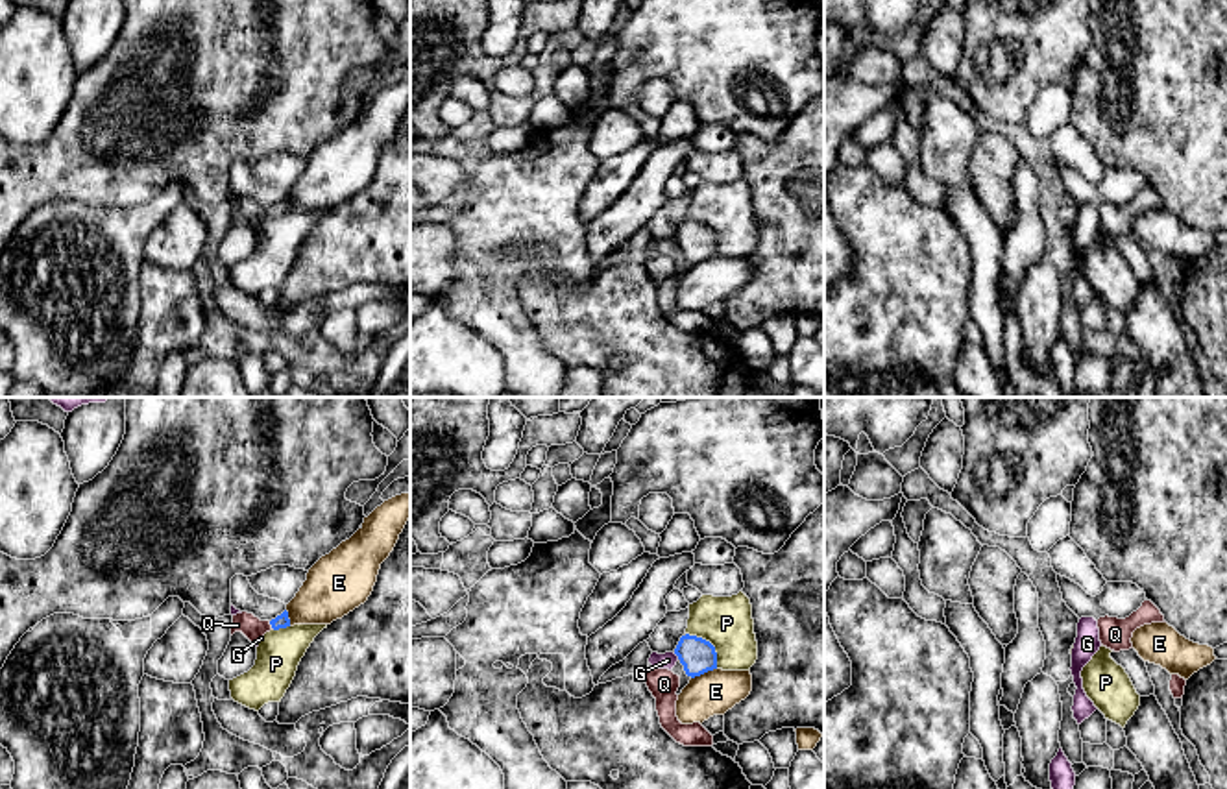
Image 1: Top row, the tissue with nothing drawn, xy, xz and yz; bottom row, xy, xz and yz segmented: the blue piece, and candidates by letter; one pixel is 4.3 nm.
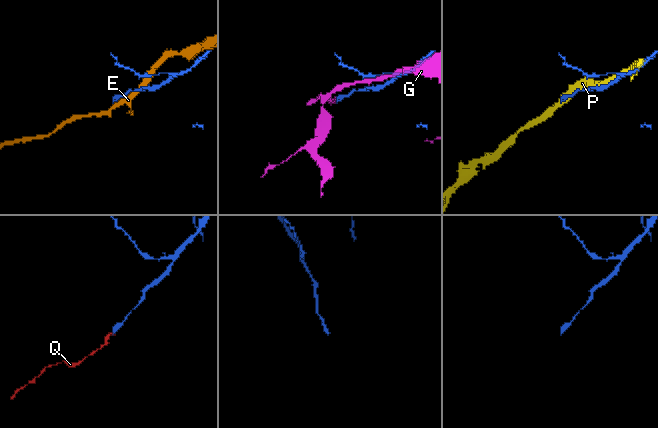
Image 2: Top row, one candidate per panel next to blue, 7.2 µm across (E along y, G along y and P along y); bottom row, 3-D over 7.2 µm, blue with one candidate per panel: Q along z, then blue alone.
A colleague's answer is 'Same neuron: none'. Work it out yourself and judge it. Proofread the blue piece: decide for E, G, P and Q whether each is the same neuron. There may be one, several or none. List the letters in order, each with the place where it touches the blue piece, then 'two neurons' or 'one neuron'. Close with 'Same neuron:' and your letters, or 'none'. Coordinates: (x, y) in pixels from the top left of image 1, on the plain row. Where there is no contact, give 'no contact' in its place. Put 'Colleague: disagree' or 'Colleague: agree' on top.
Colleague: disagree
E: meets blue in xz at (703, 259); two neurons
G: meets blue in xz at (677, 241); two neurons
P: meets blue in xz at (710, 230); two neurons
Q: meets blue in xy at (270, 209); one neuron
Same neuron: Q

